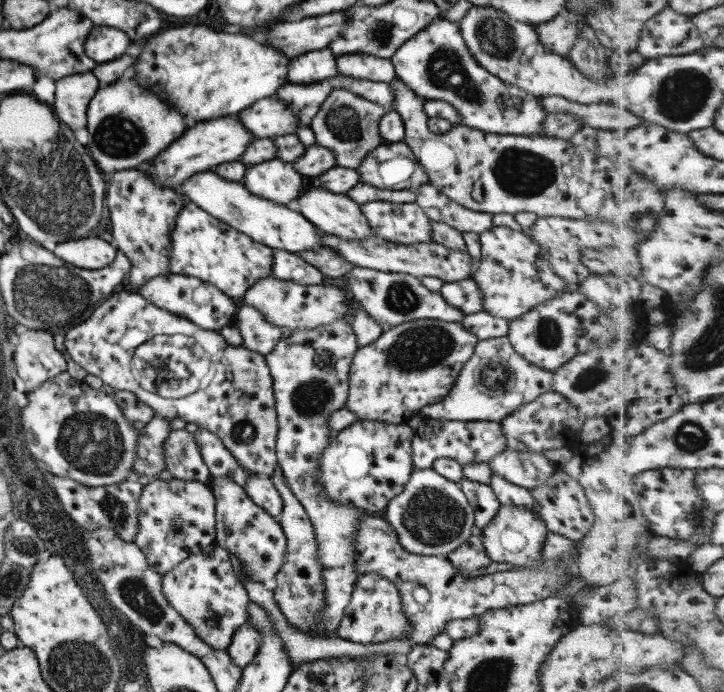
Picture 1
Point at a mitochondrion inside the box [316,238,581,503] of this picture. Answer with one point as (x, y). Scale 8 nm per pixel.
(418, 349)

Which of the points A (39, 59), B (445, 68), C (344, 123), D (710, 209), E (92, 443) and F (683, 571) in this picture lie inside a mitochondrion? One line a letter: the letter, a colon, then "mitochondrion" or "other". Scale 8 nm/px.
A: mitochondrion
B: mitochondrion
C: mitochondrion
D: other
E: mitochondrion
F: other

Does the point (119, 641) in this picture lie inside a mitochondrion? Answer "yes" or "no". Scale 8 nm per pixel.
yes

